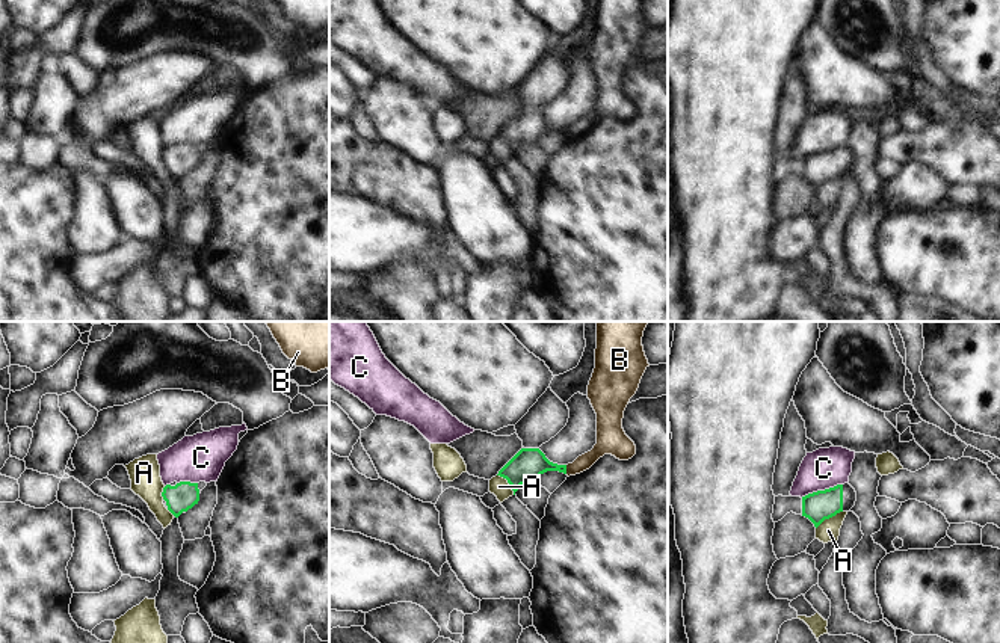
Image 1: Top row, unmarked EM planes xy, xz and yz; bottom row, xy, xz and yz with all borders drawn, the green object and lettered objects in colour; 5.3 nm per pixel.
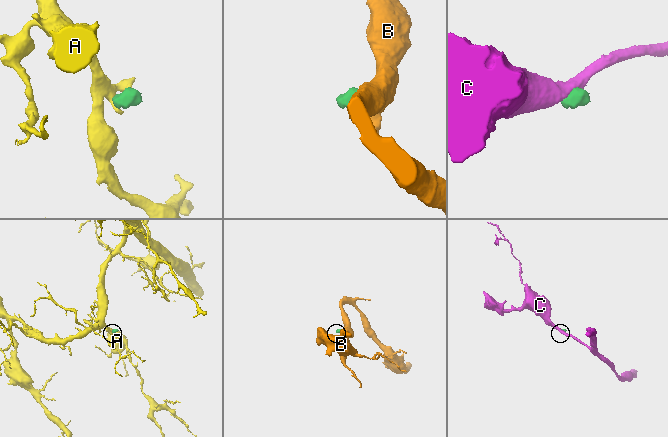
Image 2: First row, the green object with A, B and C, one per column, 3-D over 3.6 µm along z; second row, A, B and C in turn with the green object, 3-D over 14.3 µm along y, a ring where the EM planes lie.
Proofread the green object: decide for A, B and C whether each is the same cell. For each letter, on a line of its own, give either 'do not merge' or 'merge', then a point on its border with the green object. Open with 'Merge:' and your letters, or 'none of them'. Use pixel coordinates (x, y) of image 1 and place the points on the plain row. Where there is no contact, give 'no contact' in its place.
Merge: none of them
A: do not merge; contact yz (828, 180)
B: do not merge; contact xz (565, 132)
C: do not merge; contact yz (820, 153)

